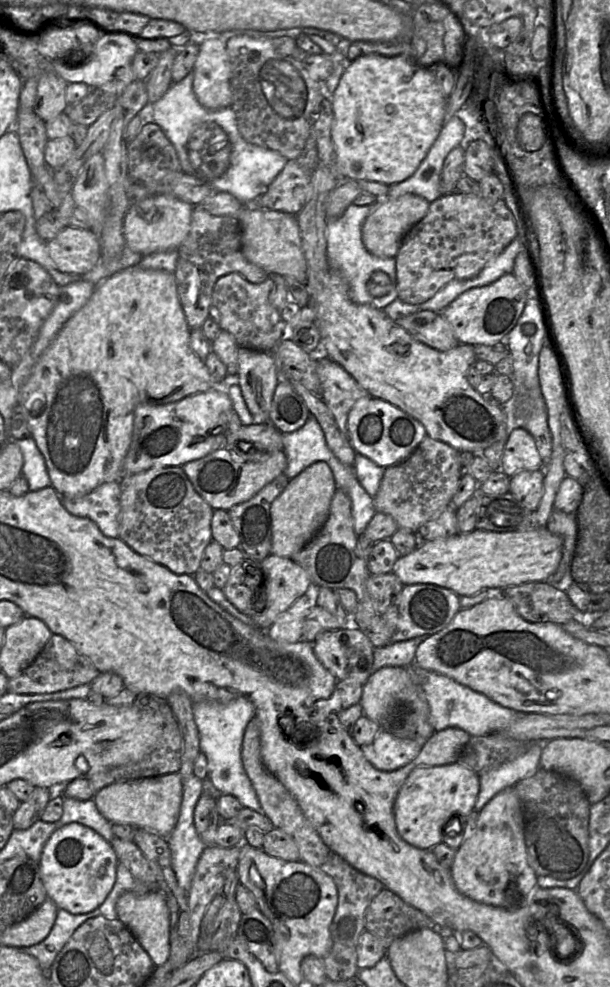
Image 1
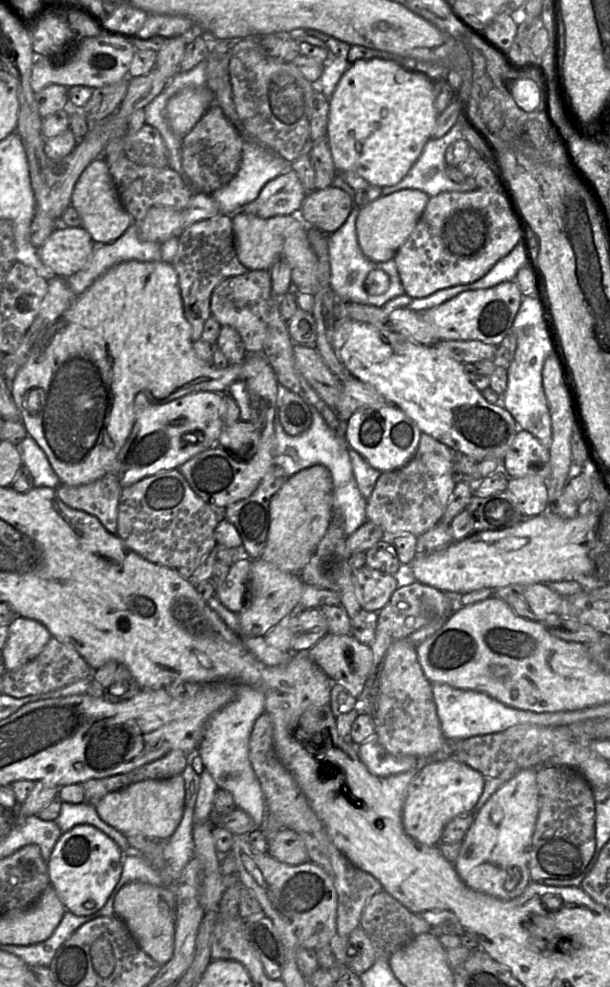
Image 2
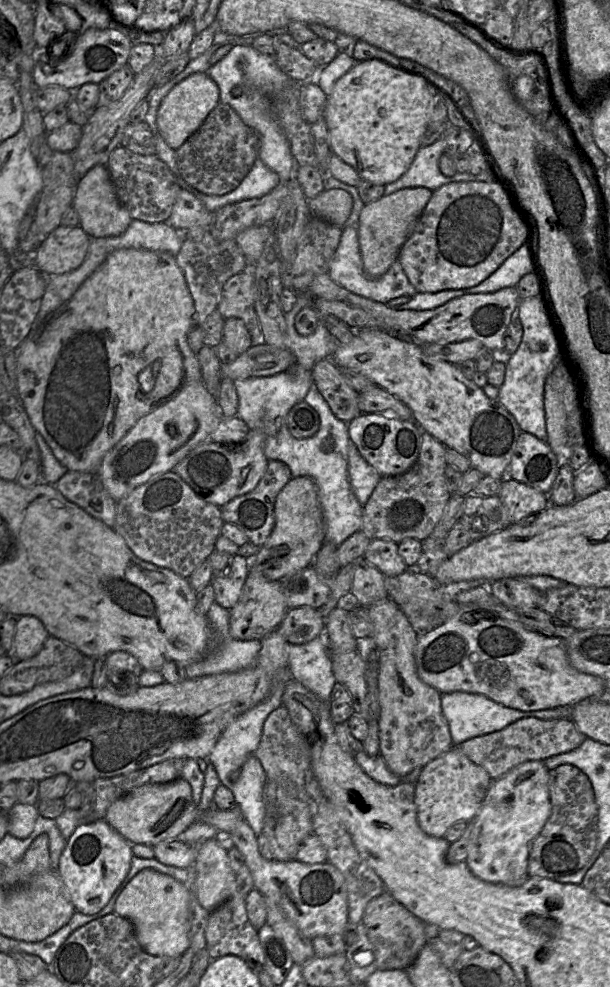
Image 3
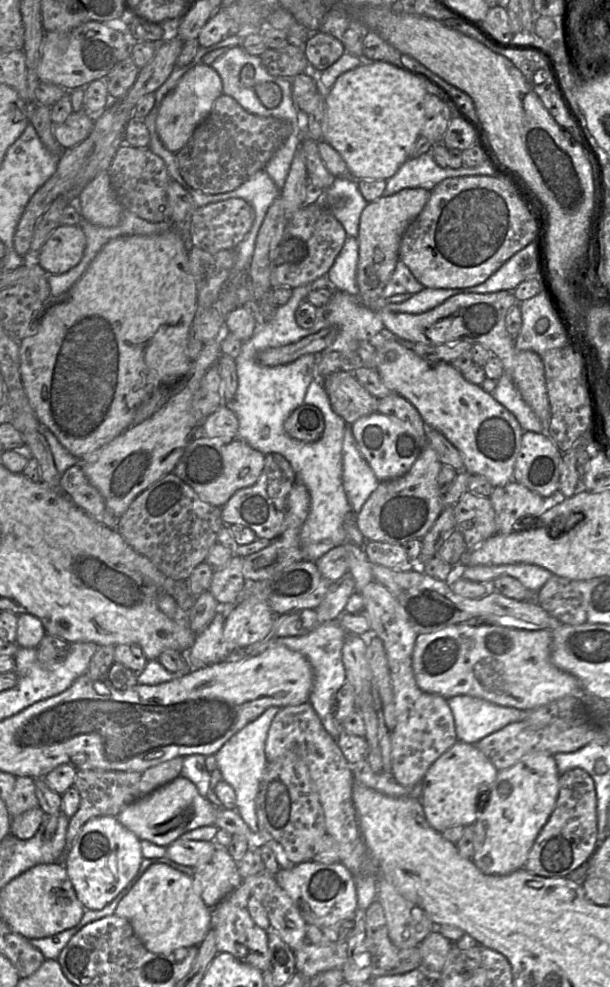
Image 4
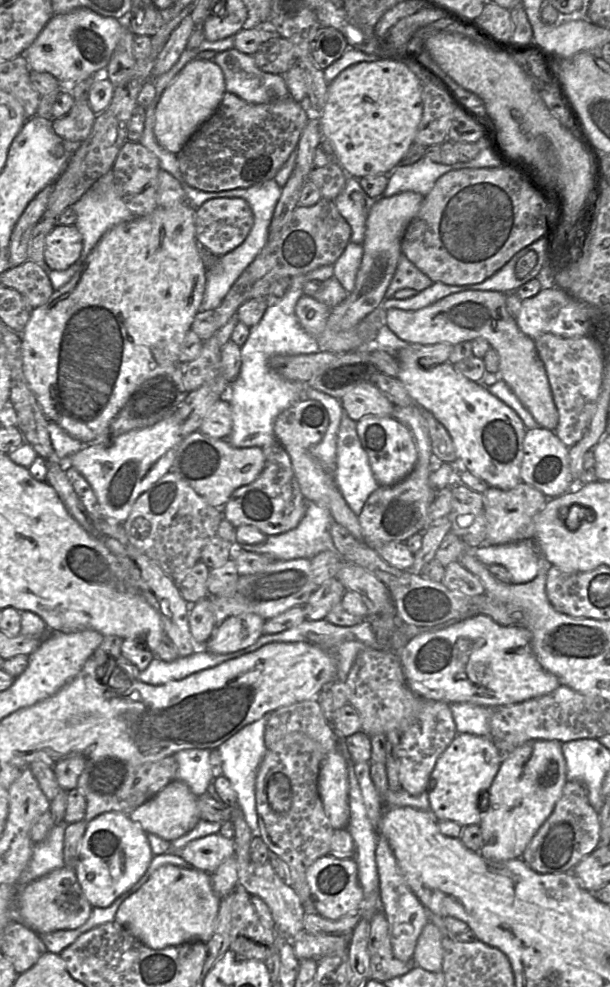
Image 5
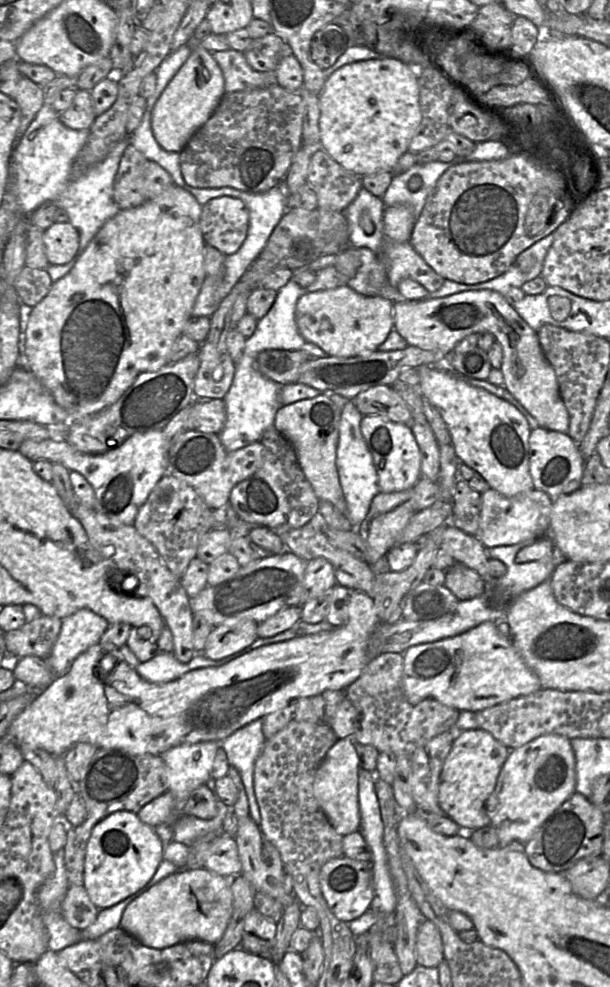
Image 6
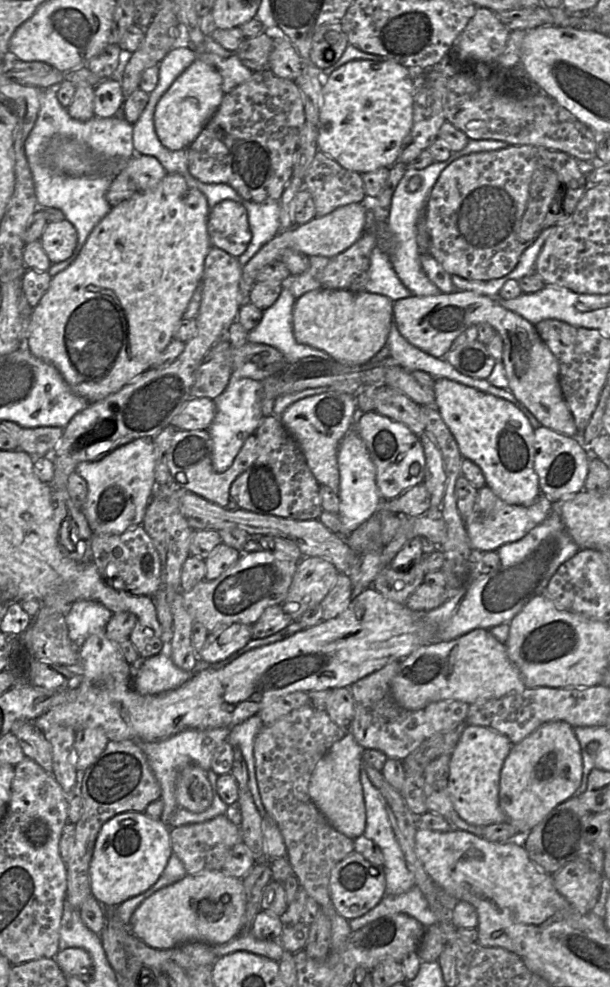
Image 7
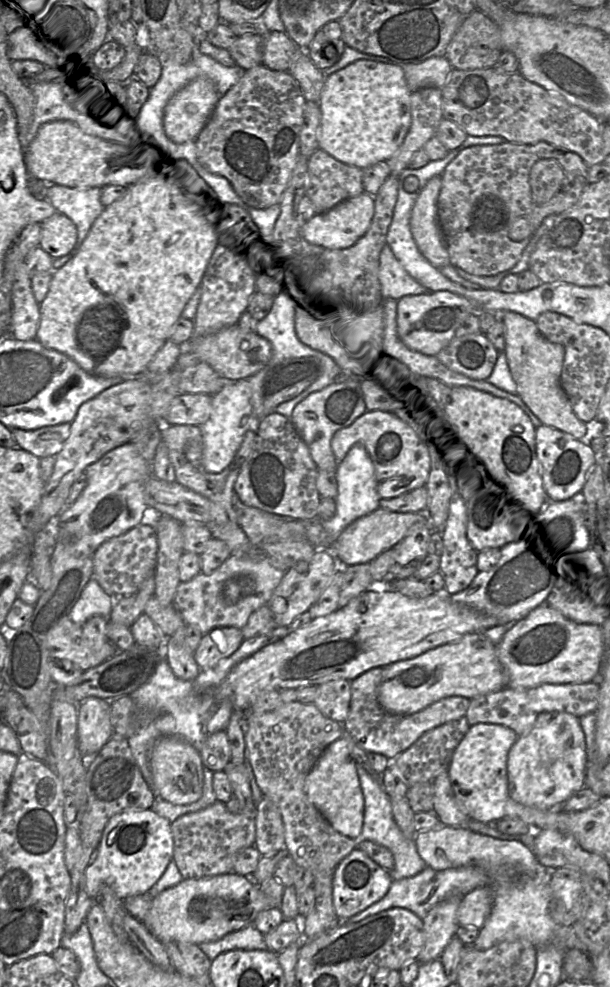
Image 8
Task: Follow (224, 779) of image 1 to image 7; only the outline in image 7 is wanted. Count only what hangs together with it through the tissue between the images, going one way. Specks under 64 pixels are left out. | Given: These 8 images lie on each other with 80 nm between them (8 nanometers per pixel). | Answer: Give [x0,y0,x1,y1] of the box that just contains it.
[227,715,267,818]

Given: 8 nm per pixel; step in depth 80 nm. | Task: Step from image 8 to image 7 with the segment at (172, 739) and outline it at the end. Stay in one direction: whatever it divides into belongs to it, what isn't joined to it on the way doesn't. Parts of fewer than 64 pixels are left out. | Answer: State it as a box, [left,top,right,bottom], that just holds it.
[176,765,213,813]

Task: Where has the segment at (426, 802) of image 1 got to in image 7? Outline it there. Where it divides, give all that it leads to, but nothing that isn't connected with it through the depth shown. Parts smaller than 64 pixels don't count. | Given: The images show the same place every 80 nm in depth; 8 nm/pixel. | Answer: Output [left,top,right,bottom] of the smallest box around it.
[448,725,511,827]

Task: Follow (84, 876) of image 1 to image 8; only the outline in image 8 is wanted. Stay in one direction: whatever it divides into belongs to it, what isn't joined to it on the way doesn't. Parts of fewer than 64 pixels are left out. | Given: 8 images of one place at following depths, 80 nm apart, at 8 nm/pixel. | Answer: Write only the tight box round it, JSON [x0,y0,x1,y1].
[86,810,173,900]

